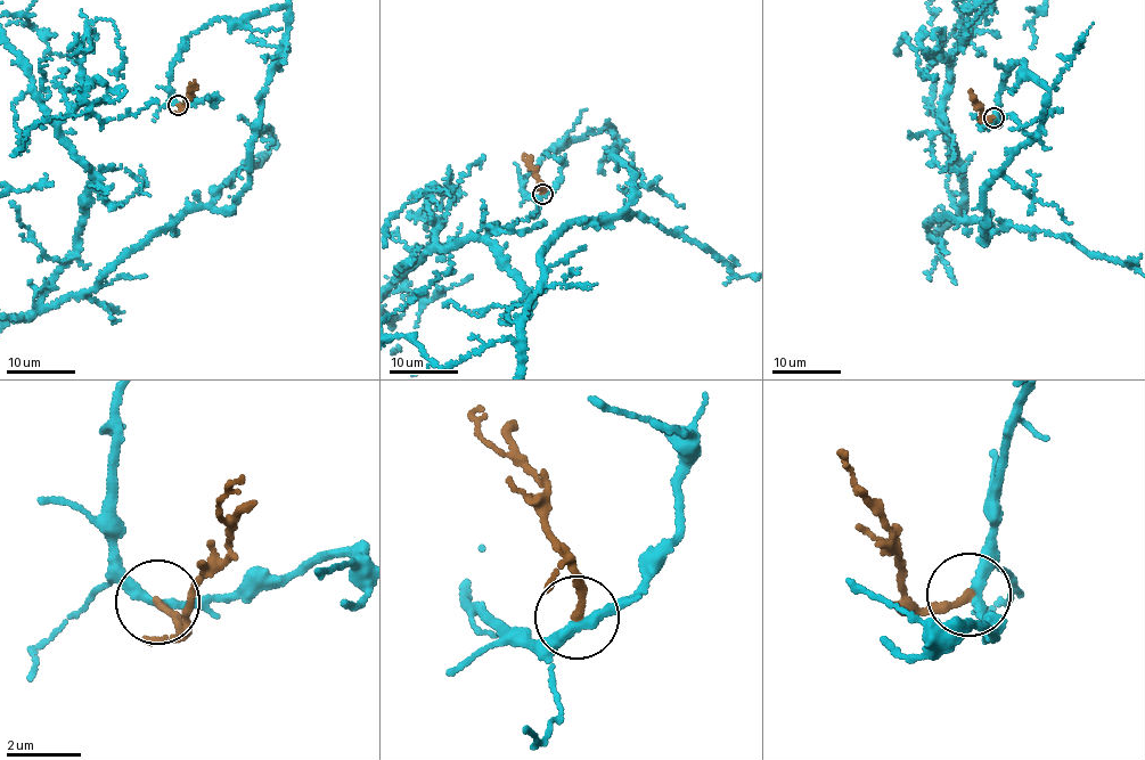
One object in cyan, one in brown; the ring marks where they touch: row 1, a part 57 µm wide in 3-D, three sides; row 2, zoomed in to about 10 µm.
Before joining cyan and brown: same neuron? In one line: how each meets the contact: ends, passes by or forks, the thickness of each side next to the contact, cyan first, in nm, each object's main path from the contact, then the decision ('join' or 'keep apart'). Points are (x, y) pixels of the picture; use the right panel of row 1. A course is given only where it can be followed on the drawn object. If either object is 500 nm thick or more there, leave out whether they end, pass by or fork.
cyan passes by; brown ends there; 280 nm thick on the cyan side, 190 nm on the other; brown runs (994, 117), (981, 116), (971, 90); keep apart

